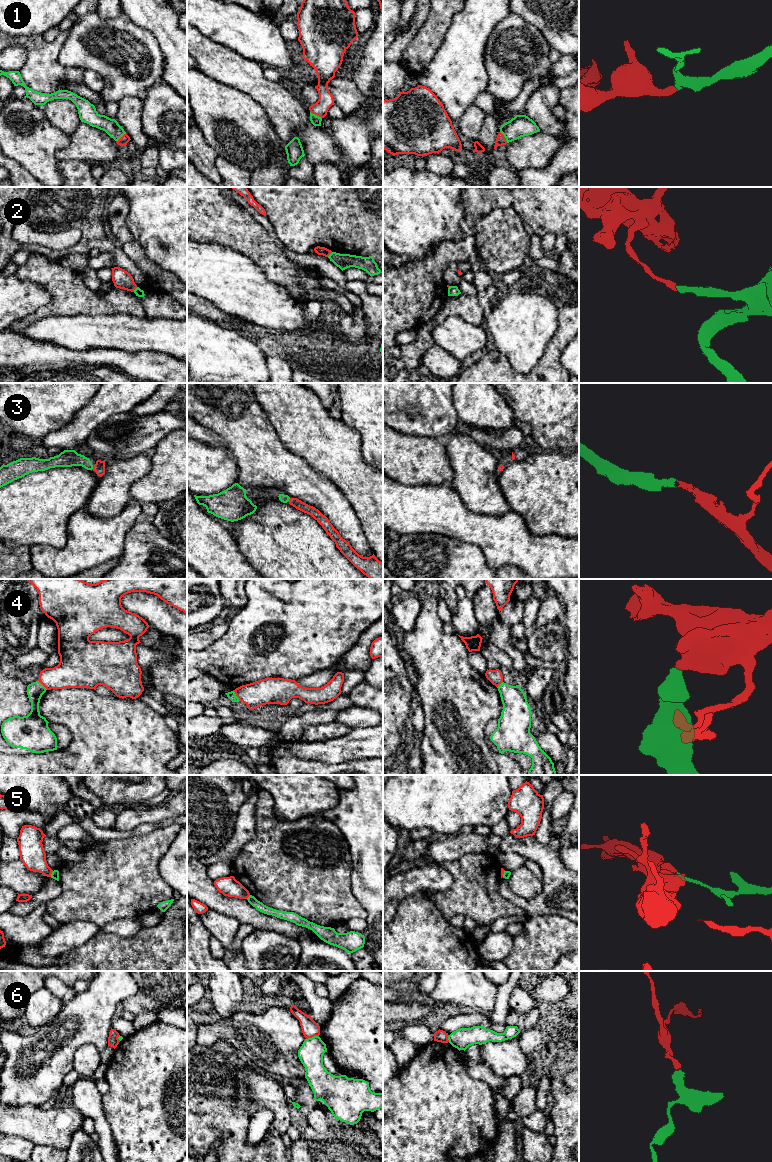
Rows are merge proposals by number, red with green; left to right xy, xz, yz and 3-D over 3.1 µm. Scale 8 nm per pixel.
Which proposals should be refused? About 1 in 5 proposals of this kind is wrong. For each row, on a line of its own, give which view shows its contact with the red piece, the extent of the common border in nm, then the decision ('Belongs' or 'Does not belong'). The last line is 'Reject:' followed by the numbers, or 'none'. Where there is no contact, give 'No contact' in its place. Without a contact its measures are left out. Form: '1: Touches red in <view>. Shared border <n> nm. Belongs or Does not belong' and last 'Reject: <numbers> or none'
1: Touches red in xz. Shared border 110 nm. Belongs
2: Touches red in xy. Shared border 50 nm. Does not belong
3: Touches red in xy. Shared border 40 nm. Belongs
4: Touches red in xz. Shared border 110 nm. Does not belong
5: Touches red in xy. Shared border 50 nm. Does not belong
6: Touches red in xz. Shared border 110 nm. Does not belong
Reject: 2, 4, 5, 6

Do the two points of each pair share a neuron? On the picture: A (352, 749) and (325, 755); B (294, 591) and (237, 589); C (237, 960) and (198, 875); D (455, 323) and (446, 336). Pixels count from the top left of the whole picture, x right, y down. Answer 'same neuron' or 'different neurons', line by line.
A: same neuron
B: different neurons
C: different neurons
D: same neuron

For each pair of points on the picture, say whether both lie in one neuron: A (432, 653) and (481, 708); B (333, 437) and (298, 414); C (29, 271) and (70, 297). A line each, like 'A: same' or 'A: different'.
A: same
B: same
C: same

